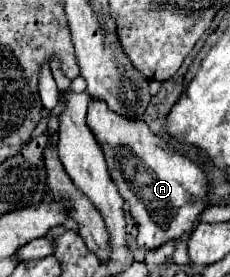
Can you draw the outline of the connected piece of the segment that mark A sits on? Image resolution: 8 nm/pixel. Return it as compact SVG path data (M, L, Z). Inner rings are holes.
M90 98L86 122L104 152L120 196L128 200L130 214L138 222L138 246L152 250L190 232L196 216L206 206L208 180L204 172L188 158L174 152L146 126L146 122L124 118L108 110L108 106L96 98Z

